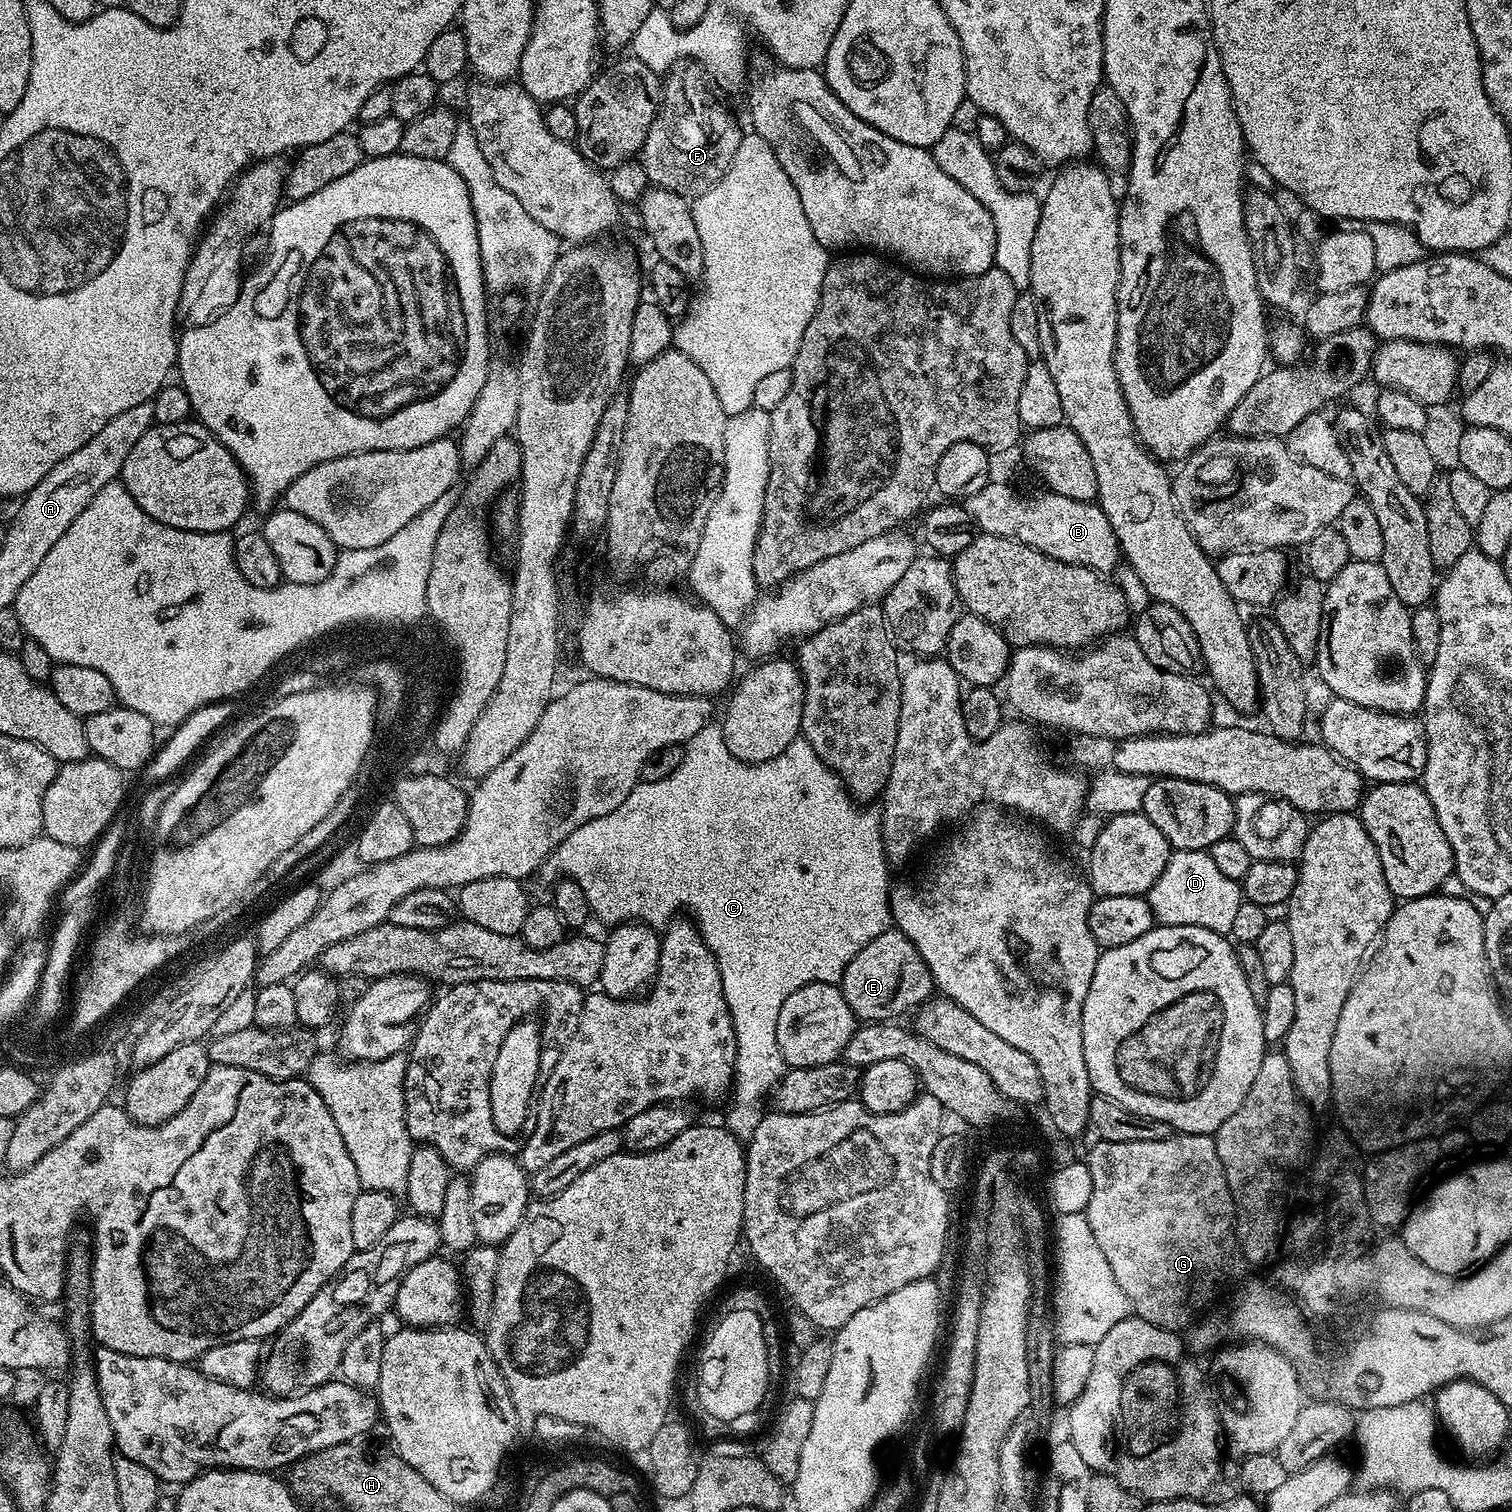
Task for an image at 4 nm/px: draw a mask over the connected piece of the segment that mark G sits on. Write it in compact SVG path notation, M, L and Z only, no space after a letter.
M1186 1132L1161 1140L1110 1142L1097 1139L1095 1143L1086 1157L1090 1170L1090 1202L1083 1210L1090 1224L1090 1234L1094 1234L1094 1242L1098 1242L1098 1250L1102 1250L1114 1274L1114 1282L1118 1282L1139 1319L1159 1328L1187 1329L1197 1319L1195 1316L1215 1298L1216 1291L1246 1268L1234 1227L1236 1206L1216 1153L1216 1141L1211 1135Z

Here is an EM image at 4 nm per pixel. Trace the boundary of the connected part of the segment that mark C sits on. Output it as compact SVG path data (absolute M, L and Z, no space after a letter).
M710 722L702 730L698 730L698 734L694 734L694 738L690 738L687 744L684 745L684 757L682 758L682 766L678 766L678 770L674 770L674 774L670 774L670 778L662 778L662 782L641 782L634 786L634 790L630 790L630 794L626 798L626 802L622 802L622 806L618 806L618 810L614 810L610 814L606 814L602 818L594 818L590 822L586 822L582 826L578 826L563 842L558 845L555 852L550 857L550 865L556 872L564 872L571 879L576 881L578 887L582 890L582 894L586 898L591 915L596 916L602 923L607 926L615 926L617 924L626 924L629 921L646 923L651 926L664 926L669 923L677 914L685 908L687 915L694 921L696 929L700 931L700 937L706 942L706 946L714 954L714 958L718 962L718 970L722 974L722 990L726 998L726 1006L730 1010L730 1018L734 1024L734 1038L736 1039L736 1075L732 1081L730 1089L730 1097L732 1096L732 1109L728 1112L728 1121L726 1127L728 1131L733 1132L742 1142L748 1141L754 1134L754 1130L758 1126L762 1109L760 1103L763 1100L769 1099L770 1093L775 1089L776 1083L784 1077L786 1065L780 1047L778 1046L778 1010L782 1010L782 1002L786 1002L786 998L790 998L790 994L794 994L794 990L798 990L807 984L835 984L839 985L843 978L843 972L846 966L850 965L851 959L868 942L871 942L883 931L891 929L892 923L892 905L890 903L890 879L888 880L888 868L890 869L890 861L884 855L884 839L882 838L882 830L880 829L880 814L879 811L872 806L861 806L857 801L853 800L848 789L845 788L843 782L839 780L826 766L826 762L822 762L822 758L818 758L818 754L814 754L814 750L803 738L797 738L794 742L790 742L790 746L786 746L786 750L782 754L778 754L778 758L770 758L766 762L758 762L757 764L747 764L738 758L734 758L734 754L730 754L730 750L726 750L726 738L724 737L723 727L719 723Z

